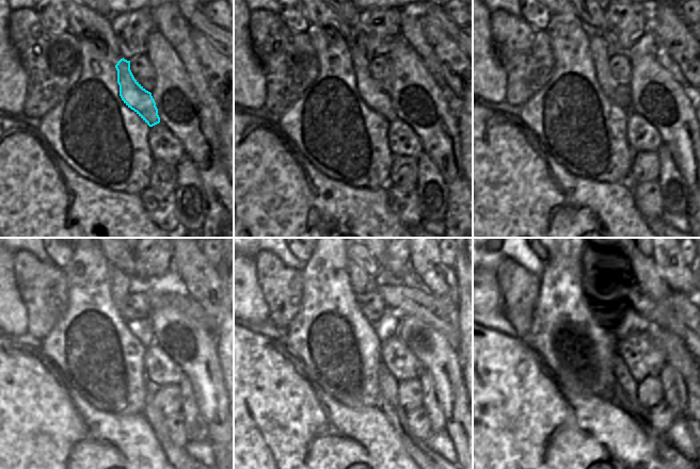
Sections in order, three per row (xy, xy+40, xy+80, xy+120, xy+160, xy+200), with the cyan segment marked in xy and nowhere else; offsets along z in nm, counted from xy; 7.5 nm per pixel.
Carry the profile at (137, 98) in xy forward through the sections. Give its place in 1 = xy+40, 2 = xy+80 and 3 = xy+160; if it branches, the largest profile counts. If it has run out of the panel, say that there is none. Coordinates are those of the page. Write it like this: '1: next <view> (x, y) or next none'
1: next xy+40 (379, 99)
2: next xy+80 (620, 95)
3: next xy+160 (361, 267)

